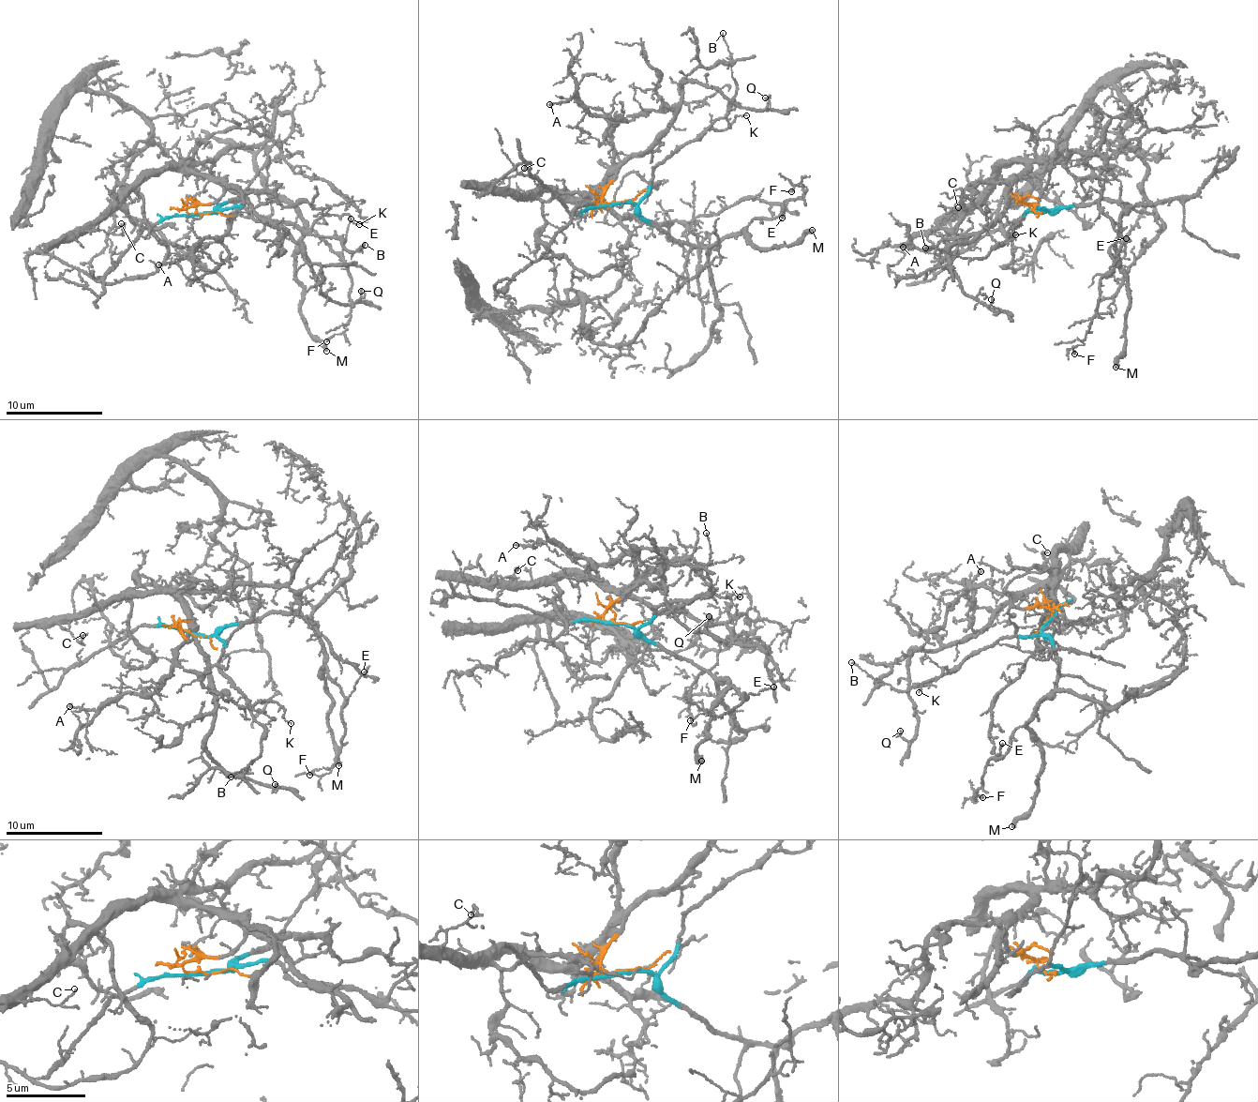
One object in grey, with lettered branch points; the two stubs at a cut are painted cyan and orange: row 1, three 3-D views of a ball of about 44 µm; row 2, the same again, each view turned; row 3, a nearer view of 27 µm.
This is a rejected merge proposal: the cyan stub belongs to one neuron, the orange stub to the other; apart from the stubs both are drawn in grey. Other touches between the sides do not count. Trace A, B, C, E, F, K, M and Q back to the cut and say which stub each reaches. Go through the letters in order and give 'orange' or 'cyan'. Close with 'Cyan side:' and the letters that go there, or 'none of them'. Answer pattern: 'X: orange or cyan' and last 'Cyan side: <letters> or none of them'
A: orange
B: cyan
C: orange
E: cyan
F: cyan
K: cyan
M: cyan
Q: orange
Cyan side: B, E, F, K, M

